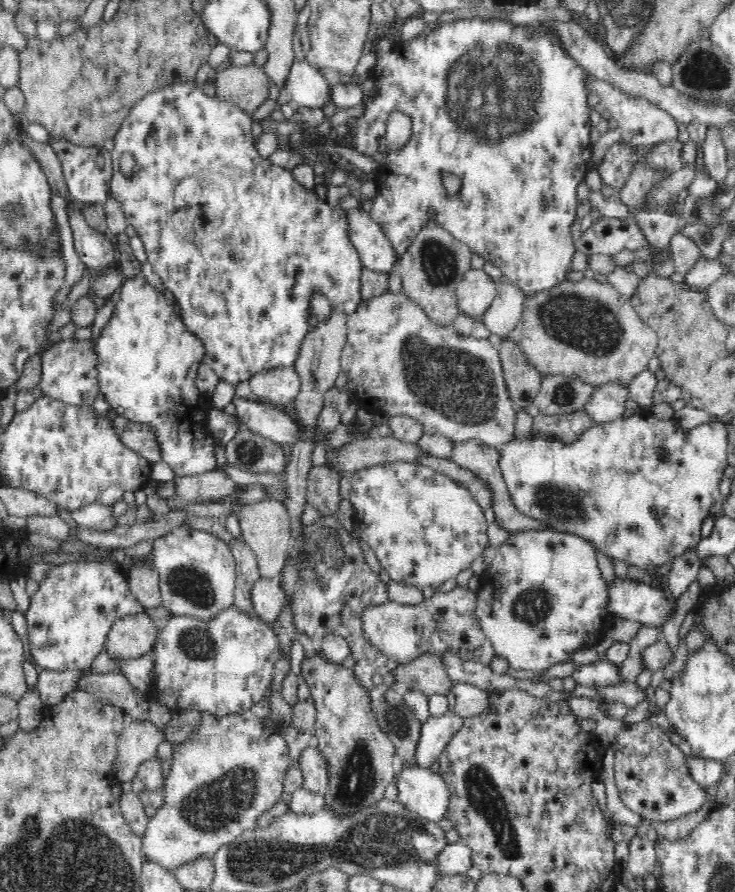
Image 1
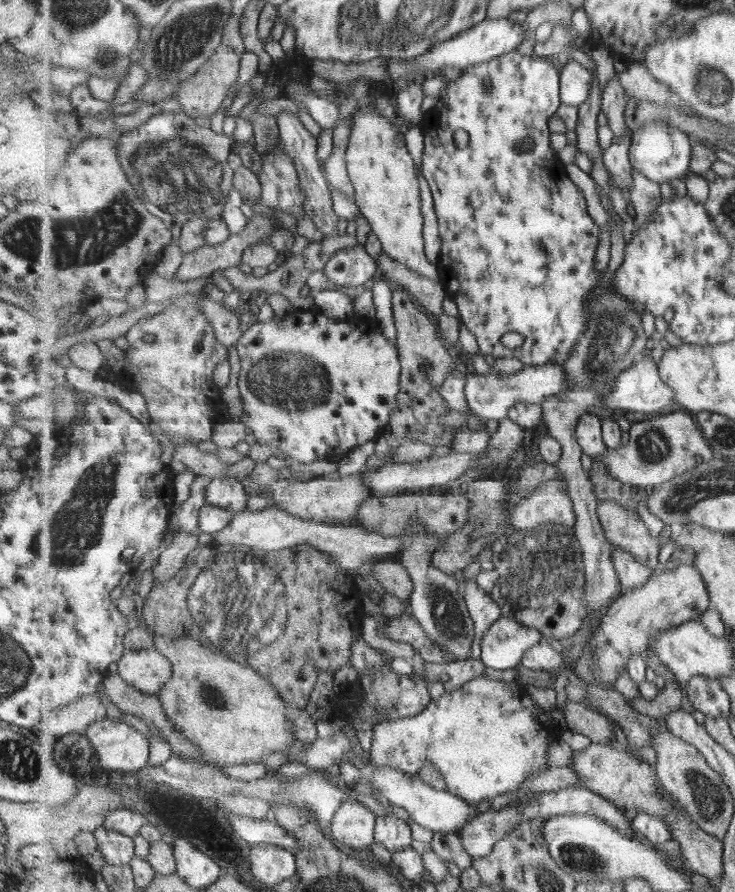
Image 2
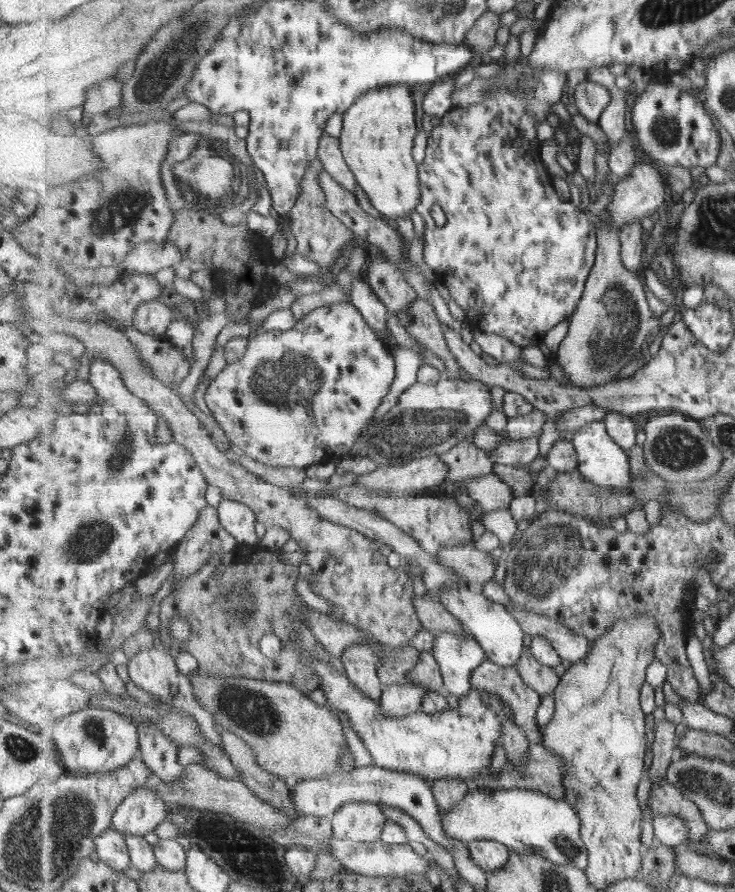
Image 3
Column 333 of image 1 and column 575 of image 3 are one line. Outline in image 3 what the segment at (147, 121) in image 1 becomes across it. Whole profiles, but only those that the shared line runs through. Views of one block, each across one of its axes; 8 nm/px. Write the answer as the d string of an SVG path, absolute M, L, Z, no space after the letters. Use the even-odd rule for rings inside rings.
M543 69L535 71L531 78L519 77L519 87L511 91L509 88L485 88L485 99L471 105L471 107L451 108L450 112L441 118L440 125L432 130L429 138L426 158L419 165L419 176L421 186L421 200L417 204L416 212L424 221L424 247L423 258L425 264L434 272L440 282L440 287L446 291L456 304L461 306L465 312L466 320L475 328L508 338L517 346L535 346L544 340L545 335L553 330L559 323L565 321L572 315L584 298L586 284L596 263L596 250L598 249L598 233L592 216L583 208L563 201L559 198L555 186L553 186L553 175L545 168L545 160L541 160L541 146L543 142L537 138L537 126L547 120L551 114L551 108L563 98L565 84L570 74L559 71L559 69ZM435 203L440 206L446 215L446 223L437 226L431 217L431 205Z

